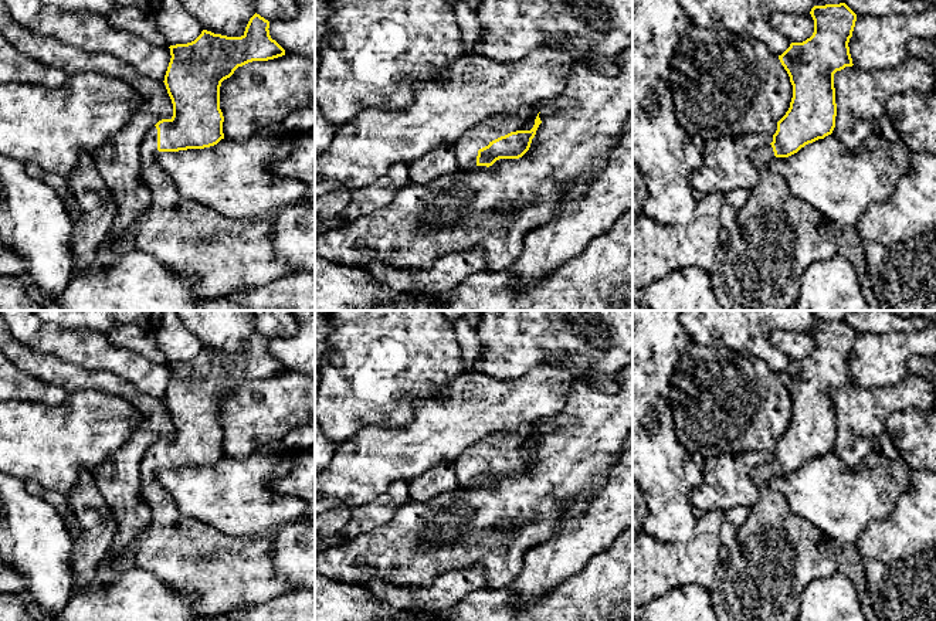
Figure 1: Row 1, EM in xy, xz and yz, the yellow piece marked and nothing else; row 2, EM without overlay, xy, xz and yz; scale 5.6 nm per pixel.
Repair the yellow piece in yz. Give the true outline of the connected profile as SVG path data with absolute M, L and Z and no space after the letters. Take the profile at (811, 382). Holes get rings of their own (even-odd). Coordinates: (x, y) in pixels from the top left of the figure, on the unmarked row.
M845 320L814 323L810 332L813 353L803 360L791 360L779 373L793 403L790 425L777 440L773 459L752 471L759 500L749 509L735 542L723 549L715 586L709 591L719 621L796 621L803 590L813 580L837 573L835 542L793 513L784 496L770 485L774 475L789 475L832 451L837 434L834 391L854 383L848 360L857 332Z

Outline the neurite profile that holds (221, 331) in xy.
M177 310L183 325L196 335L203 347L227 354L244 353L250 336L257 330L252 310Z

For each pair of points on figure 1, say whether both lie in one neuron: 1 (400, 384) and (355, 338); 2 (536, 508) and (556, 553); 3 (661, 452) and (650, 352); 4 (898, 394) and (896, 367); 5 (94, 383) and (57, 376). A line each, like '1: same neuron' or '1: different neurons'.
1: same neuron
2: different neurons
3: same neuron
4: different neurons
5: same neuron

